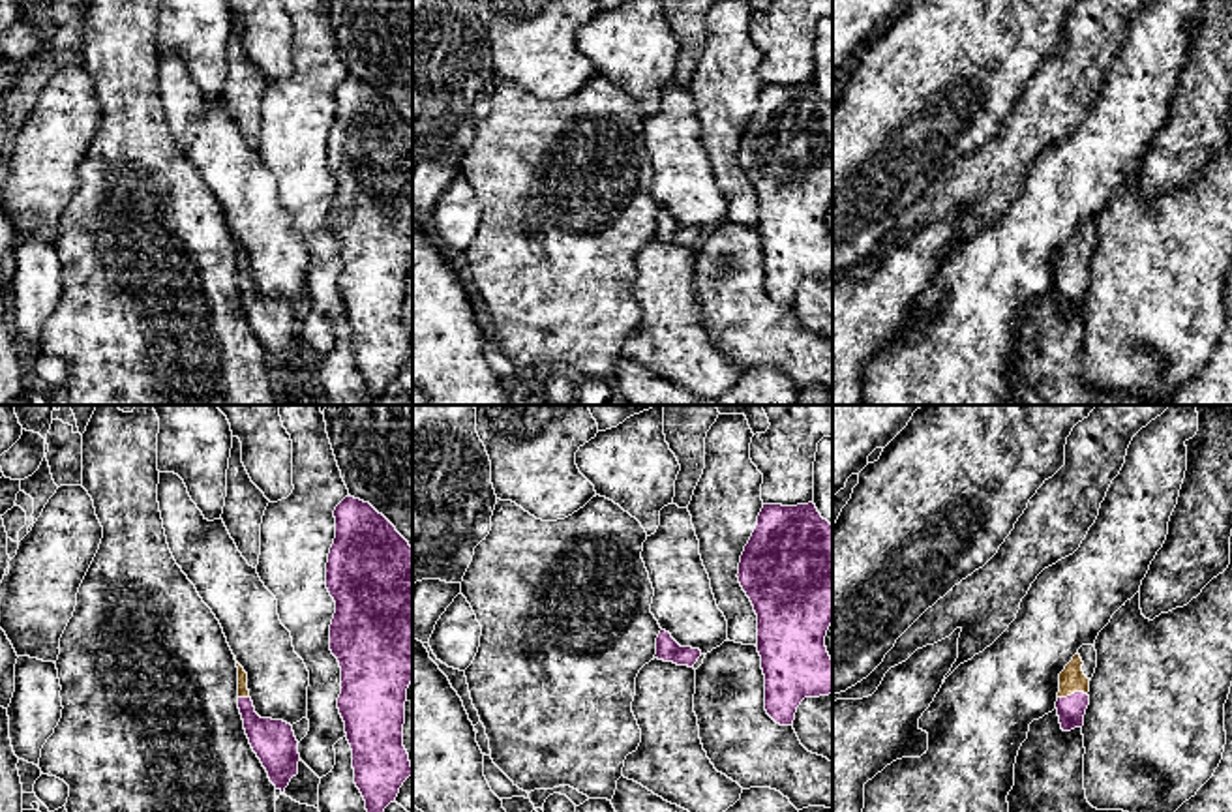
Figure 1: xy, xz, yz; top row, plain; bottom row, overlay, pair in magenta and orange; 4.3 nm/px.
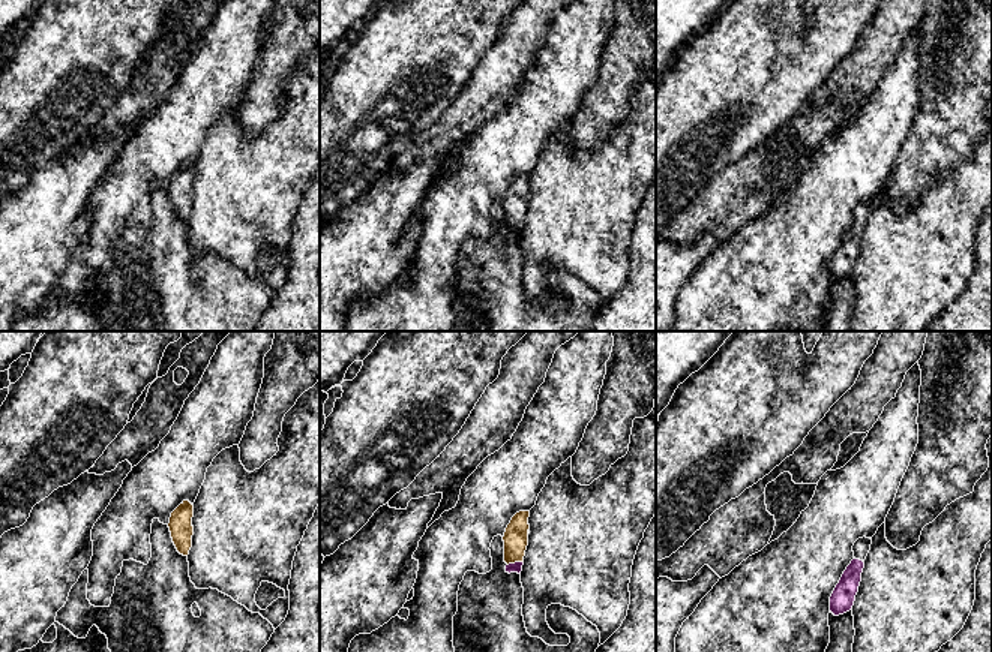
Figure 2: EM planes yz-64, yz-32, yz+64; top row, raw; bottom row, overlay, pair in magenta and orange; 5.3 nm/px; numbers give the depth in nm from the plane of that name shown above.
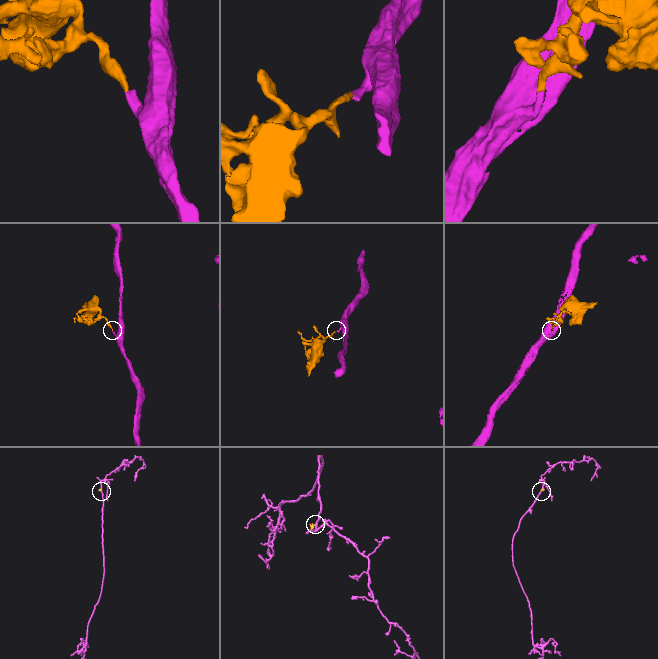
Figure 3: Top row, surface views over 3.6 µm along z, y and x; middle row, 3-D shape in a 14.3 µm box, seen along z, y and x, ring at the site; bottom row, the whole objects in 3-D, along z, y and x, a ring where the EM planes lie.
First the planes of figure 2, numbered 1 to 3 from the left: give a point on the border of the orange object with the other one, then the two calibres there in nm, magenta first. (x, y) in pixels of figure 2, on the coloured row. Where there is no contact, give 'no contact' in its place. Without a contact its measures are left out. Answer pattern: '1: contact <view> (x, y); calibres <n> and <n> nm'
1: no contact
2: contact yz-32 (515, 562); calibres 60 and 130 nm
3: no contact

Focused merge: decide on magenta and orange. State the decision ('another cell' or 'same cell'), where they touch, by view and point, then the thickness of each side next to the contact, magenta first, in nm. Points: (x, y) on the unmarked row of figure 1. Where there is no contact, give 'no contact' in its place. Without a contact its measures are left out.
same cell | yz (1071, 274) | 120/110 nm

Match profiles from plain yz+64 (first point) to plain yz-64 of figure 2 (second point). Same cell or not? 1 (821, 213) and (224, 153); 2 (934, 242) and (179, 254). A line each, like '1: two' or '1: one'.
1: two
2: two

